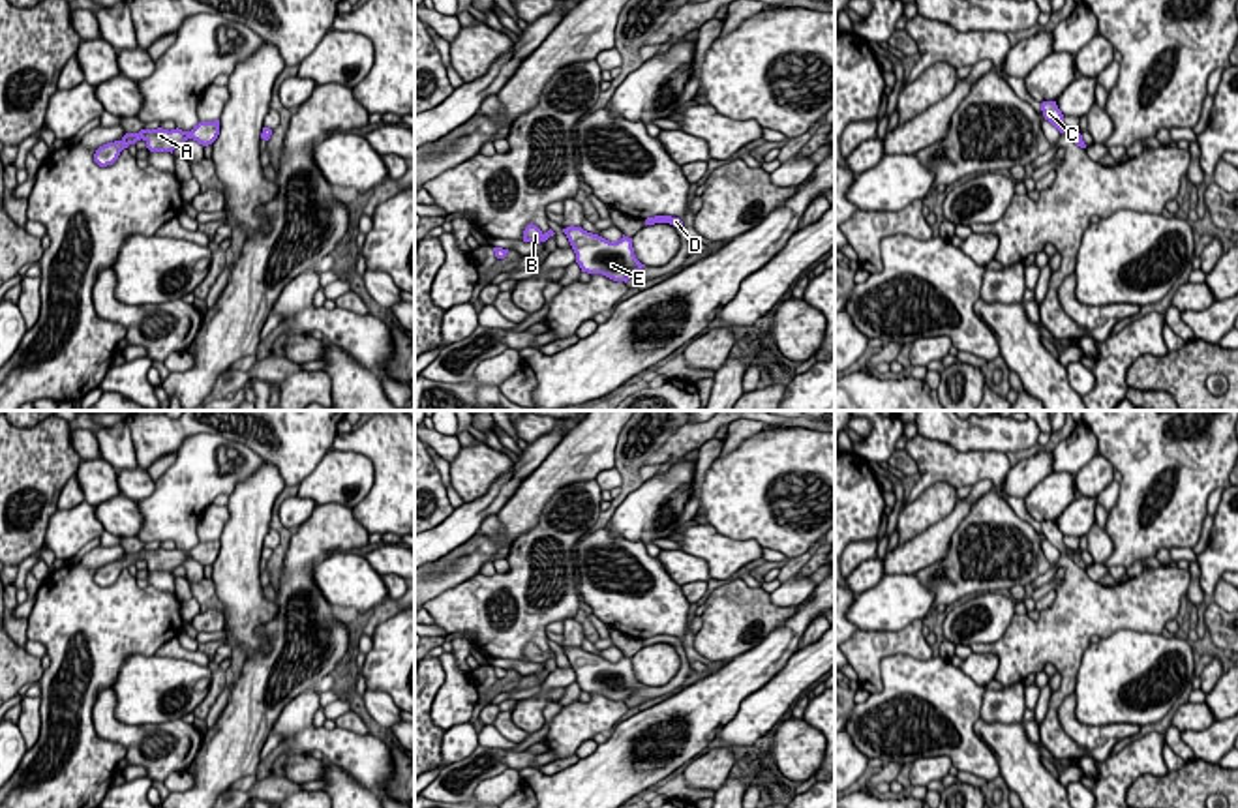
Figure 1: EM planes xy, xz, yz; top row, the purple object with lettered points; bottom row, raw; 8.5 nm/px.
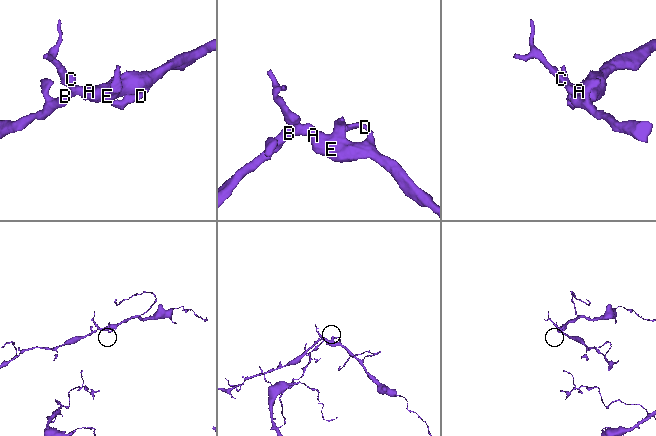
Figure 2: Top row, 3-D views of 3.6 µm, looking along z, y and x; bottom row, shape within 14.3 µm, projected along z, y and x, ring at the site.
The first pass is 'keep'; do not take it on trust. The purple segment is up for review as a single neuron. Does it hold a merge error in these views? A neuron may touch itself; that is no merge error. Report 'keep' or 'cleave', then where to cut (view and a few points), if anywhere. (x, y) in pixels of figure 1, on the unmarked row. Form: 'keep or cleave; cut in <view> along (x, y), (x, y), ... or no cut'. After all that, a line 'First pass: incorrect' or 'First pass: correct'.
keep; no cut
First pass: correct

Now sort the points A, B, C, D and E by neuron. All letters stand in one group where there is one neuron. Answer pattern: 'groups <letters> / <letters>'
groups A B C D E

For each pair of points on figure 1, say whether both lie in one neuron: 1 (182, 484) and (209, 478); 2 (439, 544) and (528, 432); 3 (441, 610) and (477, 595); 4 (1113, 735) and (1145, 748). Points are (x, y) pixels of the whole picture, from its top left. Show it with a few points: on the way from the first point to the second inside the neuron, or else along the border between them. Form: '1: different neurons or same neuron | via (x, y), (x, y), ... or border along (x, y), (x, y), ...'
1: same neuron | via (188, 484), (203, 478)
2: different neurons | border along (554, 430), (528, 443)
3: same neuron | via (451, 610), (468, 604)
4: different neurons | border along (1111, 752), (1096, 762)

